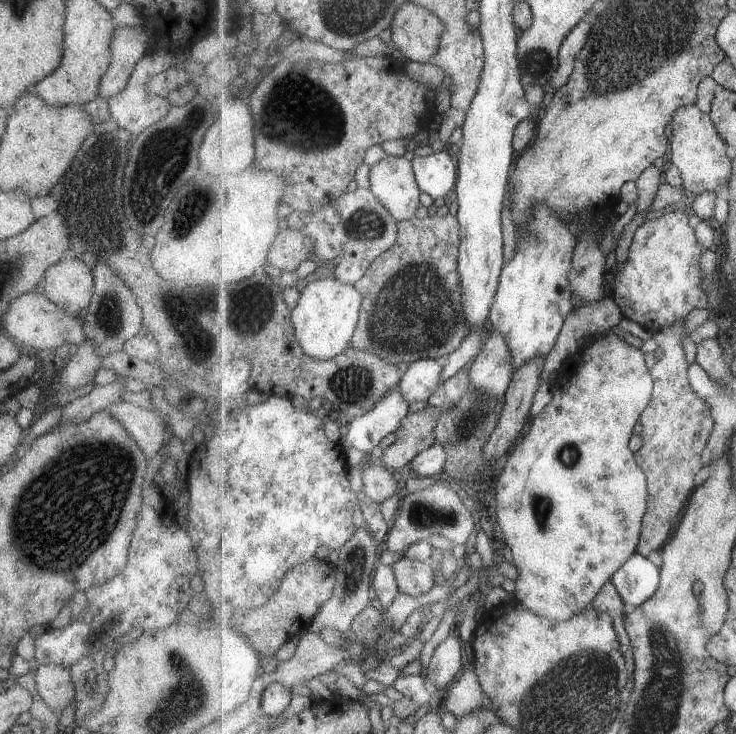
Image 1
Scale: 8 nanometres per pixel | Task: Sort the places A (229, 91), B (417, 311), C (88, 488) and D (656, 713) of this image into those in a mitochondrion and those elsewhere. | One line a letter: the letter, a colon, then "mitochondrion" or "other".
A: other
B: mitochondrion
C: mitochondrion
D: mitochondrion

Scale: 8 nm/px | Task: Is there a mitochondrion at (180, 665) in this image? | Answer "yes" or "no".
yes

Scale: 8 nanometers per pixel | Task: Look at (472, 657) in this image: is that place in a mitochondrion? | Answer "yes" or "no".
no

